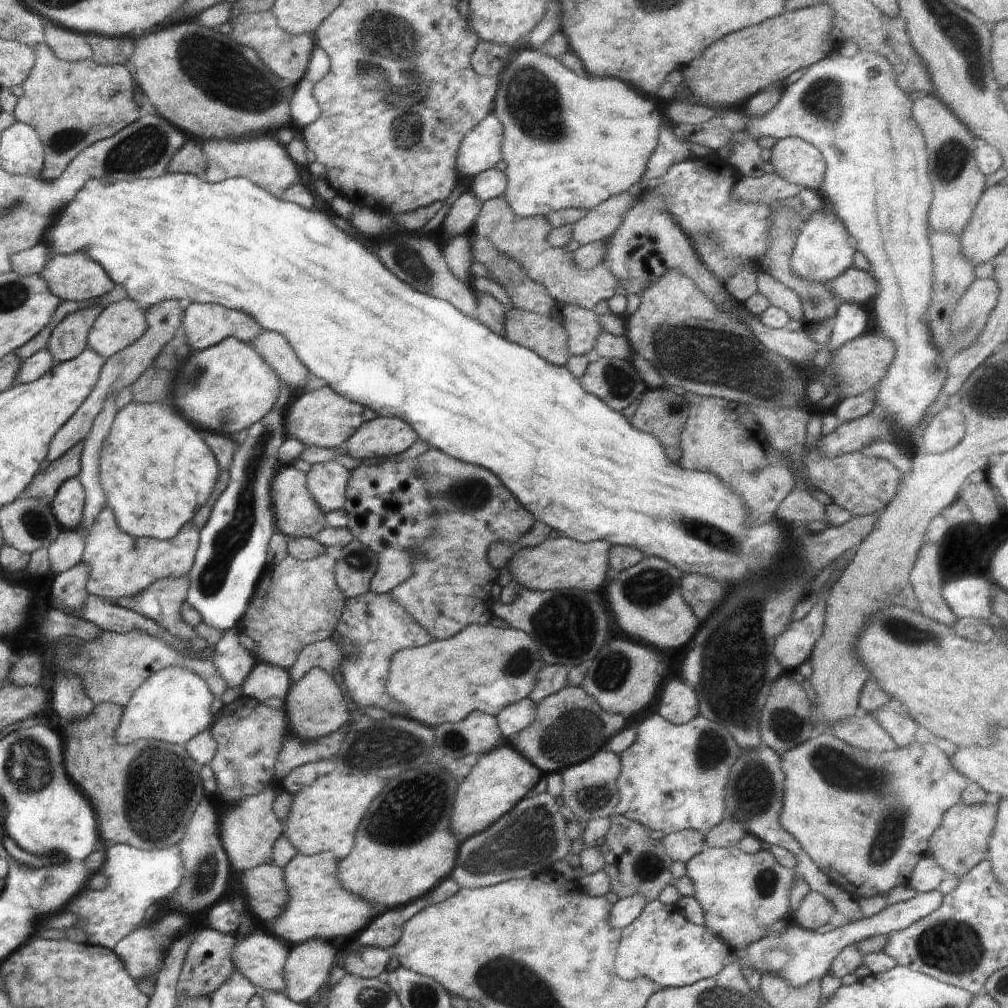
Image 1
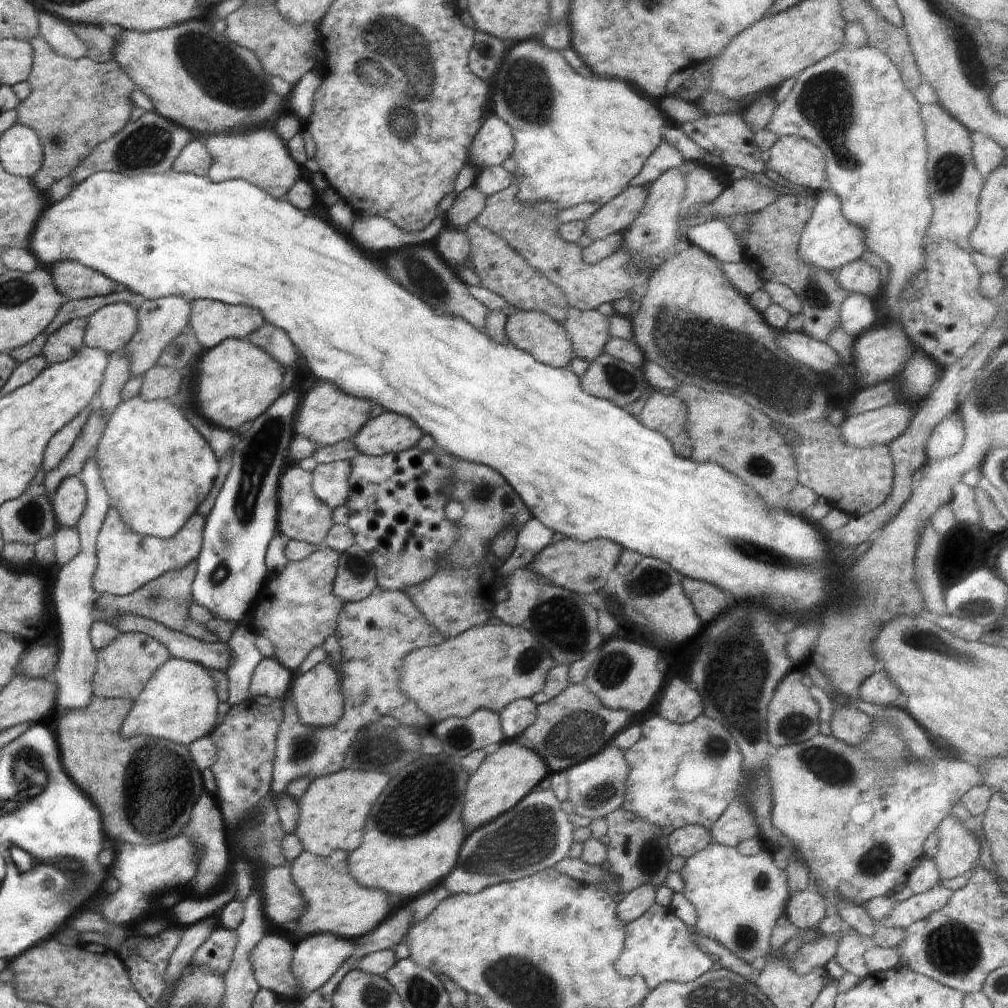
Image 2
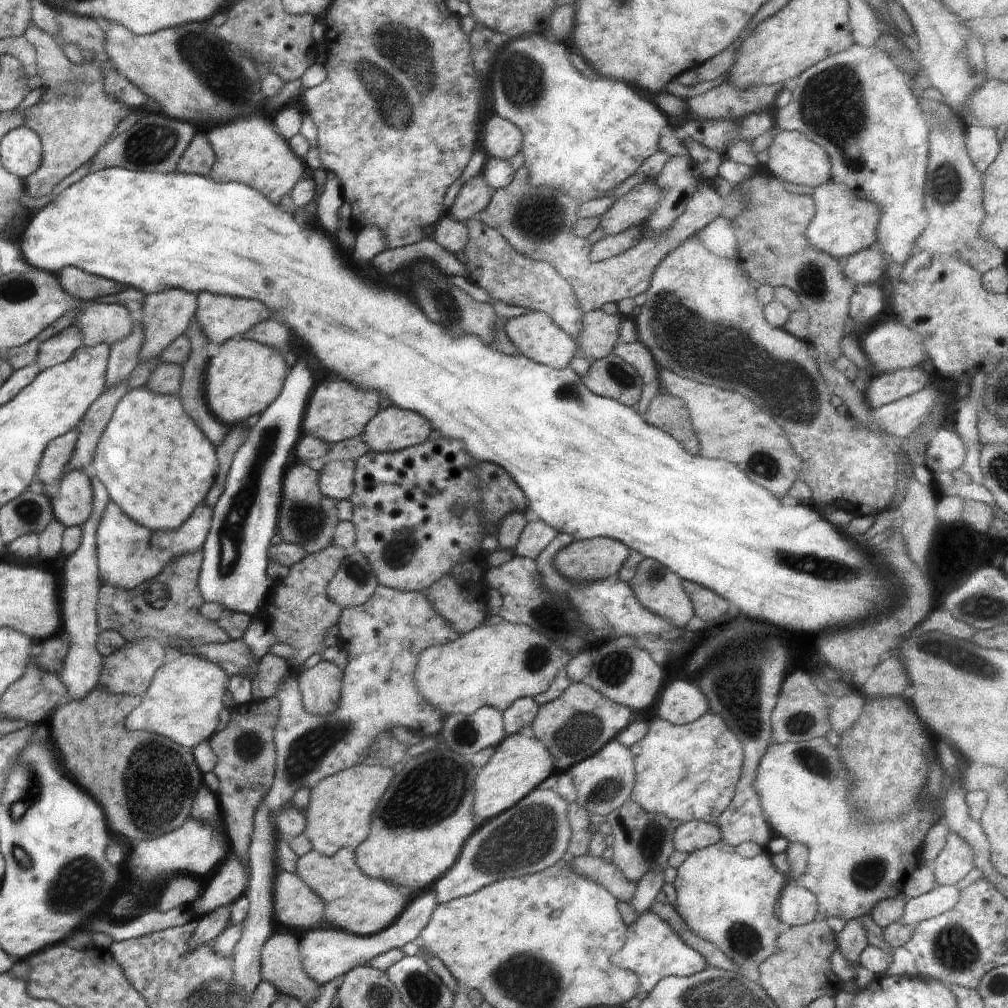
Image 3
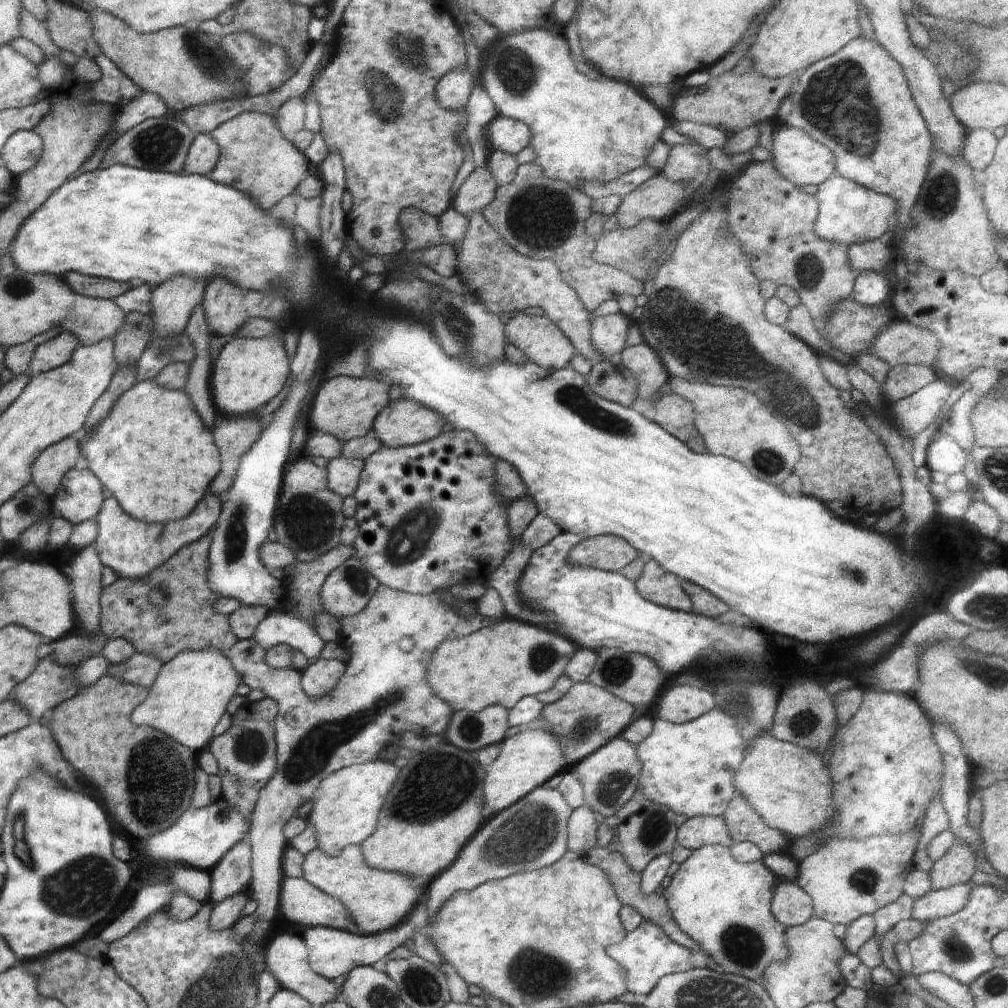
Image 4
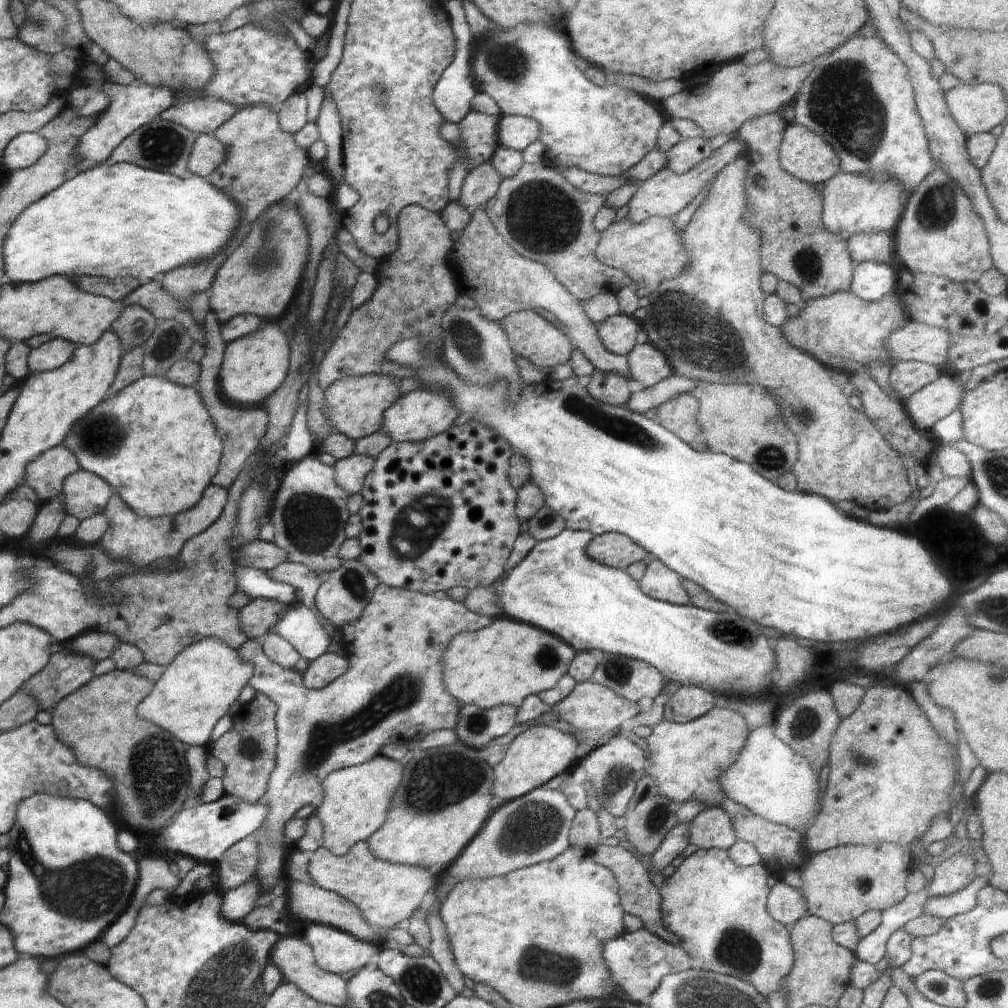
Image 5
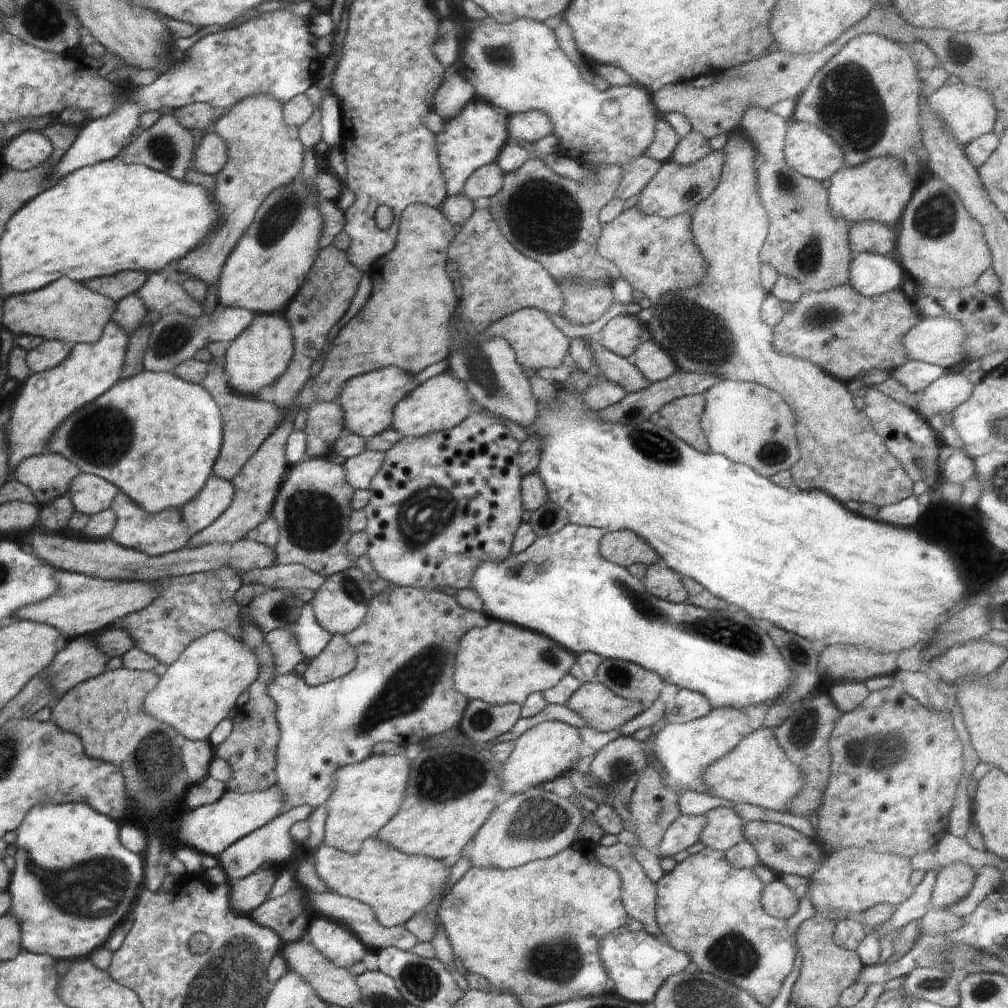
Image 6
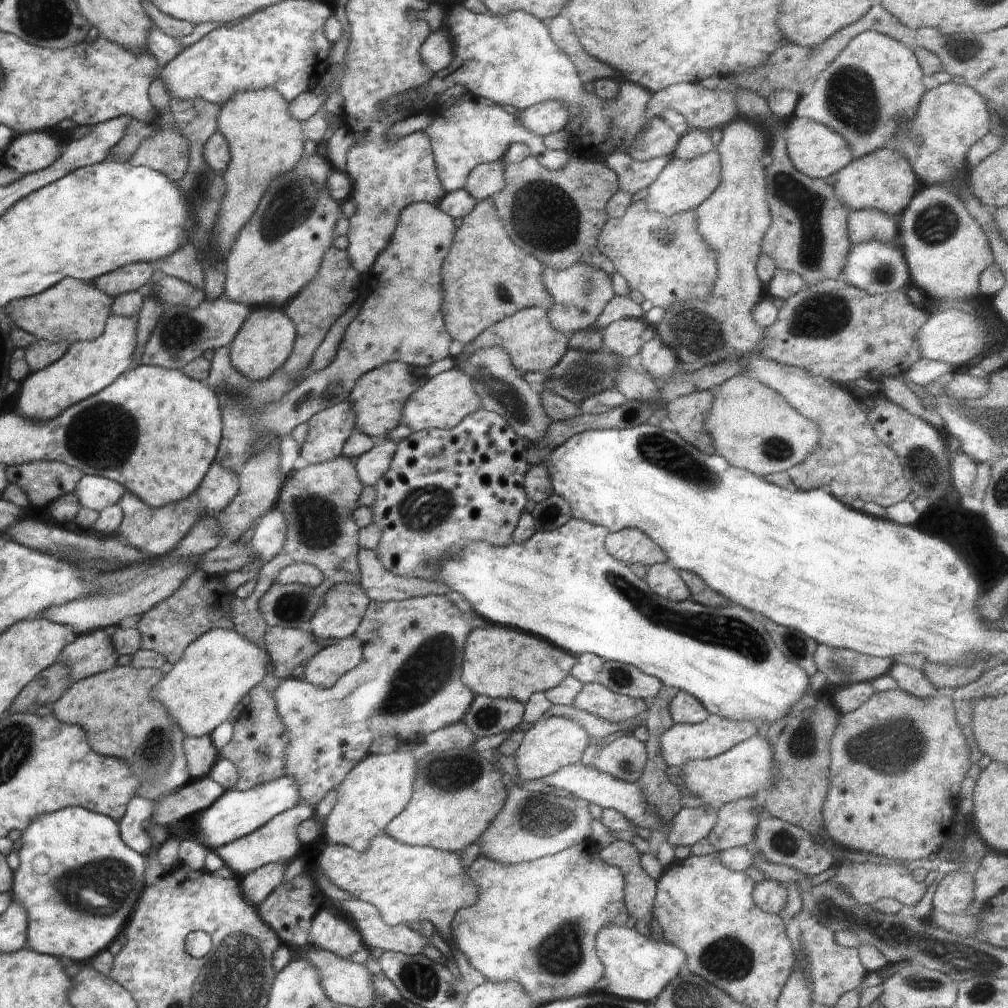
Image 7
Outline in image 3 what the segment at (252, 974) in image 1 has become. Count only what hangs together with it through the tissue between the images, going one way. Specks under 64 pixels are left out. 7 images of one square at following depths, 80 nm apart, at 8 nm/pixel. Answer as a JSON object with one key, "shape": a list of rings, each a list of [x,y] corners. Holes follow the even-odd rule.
{"shape":[[[271,934],[261,950],[261,980],[268,981],[279,993],[308,1002],[316,999],[321,990],[321,984],[313,981],[303,969],[300,940],[290,934]]]}

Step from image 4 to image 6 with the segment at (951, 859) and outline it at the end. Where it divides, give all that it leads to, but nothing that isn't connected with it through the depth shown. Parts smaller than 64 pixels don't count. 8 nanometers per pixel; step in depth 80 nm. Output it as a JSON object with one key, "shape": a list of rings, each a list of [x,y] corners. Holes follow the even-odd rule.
{"shape":[[[949,864],[937,872],[935,885],[931,894],[933,908],[949,909],[958,901],[964,900],[972,890],[976,876],[967,864]]]}

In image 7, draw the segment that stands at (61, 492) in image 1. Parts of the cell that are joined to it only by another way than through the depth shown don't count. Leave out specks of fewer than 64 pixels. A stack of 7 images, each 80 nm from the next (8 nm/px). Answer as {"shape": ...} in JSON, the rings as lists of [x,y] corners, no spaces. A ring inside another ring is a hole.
{"shape":[[[84,475],[74,491],[79,496],[80,505],[92,510],[97,510],[98,512],[118,503],[127,492],[126,488],[118,481],[110,480],[109,478],[98,475]]]}

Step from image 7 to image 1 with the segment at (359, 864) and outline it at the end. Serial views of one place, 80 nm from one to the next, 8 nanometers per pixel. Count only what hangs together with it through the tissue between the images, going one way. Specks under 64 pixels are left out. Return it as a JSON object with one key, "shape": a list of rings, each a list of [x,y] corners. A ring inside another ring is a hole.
{"shape":[[[298,853],[282,869],[289,892],[289,901],[285,910],[274,921],[274,936],[289,946],[307,940],[320,939],[333,941],[335,938],[355,939],[365,926],[375,918],[379,911],[373,904],[361,896],[353,895],[339,881],[337,859],[332,853],[305,855]]]}

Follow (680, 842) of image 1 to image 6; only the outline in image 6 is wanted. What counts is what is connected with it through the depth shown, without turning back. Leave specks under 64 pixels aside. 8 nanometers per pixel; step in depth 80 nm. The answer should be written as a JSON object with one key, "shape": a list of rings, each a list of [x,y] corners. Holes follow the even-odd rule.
{"shape":[[[716,807],[704,814],[706,826],[703,826],[699,841],[705,847],[726,852],[740,841],[744,841],[742,817],[731,808]]]}

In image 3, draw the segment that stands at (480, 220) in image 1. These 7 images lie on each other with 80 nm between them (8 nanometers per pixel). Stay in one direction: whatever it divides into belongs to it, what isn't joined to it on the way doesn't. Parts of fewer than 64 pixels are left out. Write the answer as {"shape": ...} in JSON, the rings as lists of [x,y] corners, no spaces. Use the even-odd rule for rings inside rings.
{"shape":[[[520,167],[515,171],[512,182],[508,186],[496,189],[488,206],[476,217],[485,225],[494,227],[505,239],[516,246],[518,252],[534,260],[548,261],[566,279],[566,282],[575,292],[579,309],[583,313],[602,310],[606,303],[619,304],[622,299],[633,299],[635,296],[648,290],[652,273],[658,263],[679,244],[685,242],[693,234],[701,231],[709,222],[717,216],[724,215],[728,220],[732,220],[745,206],[743,193],[739,189],[733,188],[731,194],[726,199],[720,198],[712,189],[709,183],[700,184],[698,190],[689,199],[685,211],[671,224],[671,227],[663,232],[663,235],[652,235],[640,239],[632,248],[629,248],[621,255],[593,263],[590,260],[590,242],[573,233],[573,226],[579,218],[577,215],[581,200],[574,199],[564,191],[557,191],[550,187],[535,187],[529,179],[529,170]]]}

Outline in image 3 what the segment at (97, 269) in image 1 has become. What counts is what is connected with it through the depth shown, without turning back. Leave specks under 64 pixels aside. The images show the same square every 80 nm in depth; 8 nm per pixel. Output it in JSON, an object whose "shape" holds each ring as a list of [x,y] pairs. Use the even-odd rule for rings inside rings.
{"shape":[[[76,267],[63,268],[56,275],[66,292],[71,293],[79,301],[91,301],[115,295],[127,288],[119,282],[84,272]]]}

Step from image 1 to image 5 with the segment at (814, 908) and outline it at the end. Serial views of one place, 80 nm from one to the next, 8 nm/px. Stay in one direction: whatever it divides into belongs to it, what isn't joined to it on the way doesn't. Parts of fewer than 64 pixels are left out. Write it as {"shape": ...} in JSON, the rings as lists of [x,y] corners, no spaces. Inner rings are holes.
{"shape":[[[778,881],[767,896],[768,914],[780,924],[792,926],[807,914],[807,900],[800,890]]]}

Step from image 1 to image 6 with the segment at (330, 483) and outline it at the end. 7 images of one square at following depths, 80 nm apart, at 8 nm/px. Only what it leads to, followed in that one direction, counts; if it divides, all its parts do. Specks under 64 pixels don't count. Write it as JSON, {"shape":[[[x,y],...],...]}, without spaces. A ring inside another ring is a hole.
{"shape":[[[368,449],[358,456],[350,457],[342,466],[346,469],[349,483],[355,489],[368,489],[384,459],[385,451]]]}

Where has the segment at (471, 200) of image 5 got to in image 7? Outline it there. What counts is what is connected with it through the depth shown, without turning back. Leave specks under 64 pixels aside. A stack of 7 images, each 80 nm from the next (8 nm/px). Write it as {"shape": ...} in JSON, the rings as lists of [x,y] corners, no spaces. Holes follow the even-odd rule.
{"shape":[[[504,162],[480,163],[469,173],[464,190],[477,201],[490,198],[506,186]]]}

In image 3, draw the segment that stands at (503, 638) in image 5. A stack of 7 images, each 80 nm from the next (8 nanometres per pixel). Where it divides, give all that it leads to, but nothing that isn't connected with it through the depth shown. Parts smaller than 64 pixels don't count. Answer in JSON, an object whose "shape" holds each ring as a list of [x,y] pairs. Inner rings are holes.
{"shape":[[[508,621],[492,626],[481,625],[470,632],[462,633],[457,639],[424,649],[417,661],[415,685],[429,703],[439,708],[445,716],[462,713],[472,714],[482,707],[494,707],[505,711],[515,700],[535,697],[548,690],[561,668],[565,668],[573,656],[563,646],[548,640],[529,626]]]}

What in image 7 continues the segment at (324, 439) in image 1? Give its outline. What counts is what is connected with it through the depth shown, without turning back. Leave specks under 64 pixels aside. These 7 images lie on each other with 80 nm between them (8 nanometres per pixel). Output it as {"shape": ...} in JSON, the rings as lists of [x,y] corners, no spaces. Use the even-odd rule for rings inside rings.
{"shape":[[[388,362],[363,374],[357,380],[348,398],[353,411],[357,414],[356,430],[374,438],[386,438],[392,429],[401,424],[405,402],[428,379],[425,368],[417,369],[402,362]]]}

